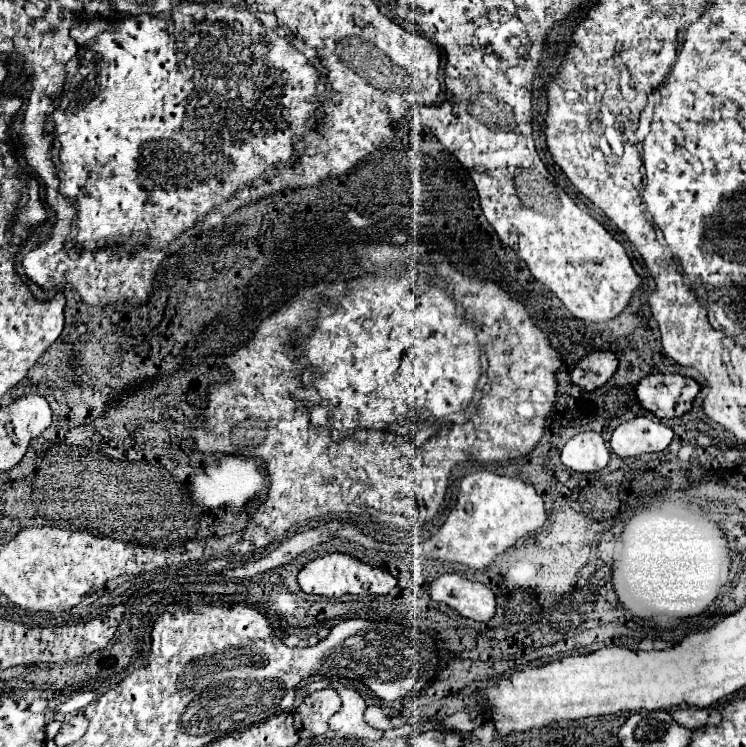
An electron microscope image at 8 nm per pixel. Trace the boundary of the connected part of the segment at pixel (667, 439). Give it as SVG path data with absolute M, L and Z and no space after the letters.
M640 416L620 424L612 434L610 446L620 458L628 458L644 452L660 452L672 442L672 436L674 432L666 424Z

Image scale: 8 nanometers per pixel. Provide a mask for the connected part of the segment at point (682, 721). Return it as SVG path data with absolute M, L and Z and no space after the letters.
M684 708L684 710L676 710L672 714L672 718L676 720L676 724L684 726L684 728L702 728L702 726L716 726L722 716L716 708L706 708L706 710L698 710L698 708Z

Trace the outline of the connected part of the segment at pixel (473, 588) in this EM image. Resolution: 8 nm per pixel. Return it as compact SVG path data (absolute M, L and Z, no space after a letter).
M442 574L436 578L428 594L434 602L446 604L464 618L488 622L496 612L496 600L486 584L470 582L458 574Z

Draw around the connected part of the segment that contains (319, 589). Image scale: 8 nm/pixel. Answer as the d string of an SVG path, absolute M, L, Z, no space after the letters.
M326 554L308 562L298 574L300 590L306 594L318 594L326 598L340 598L344 594L388 594L396 586L396 578L380 568L372 568L352 556L346 554Z

